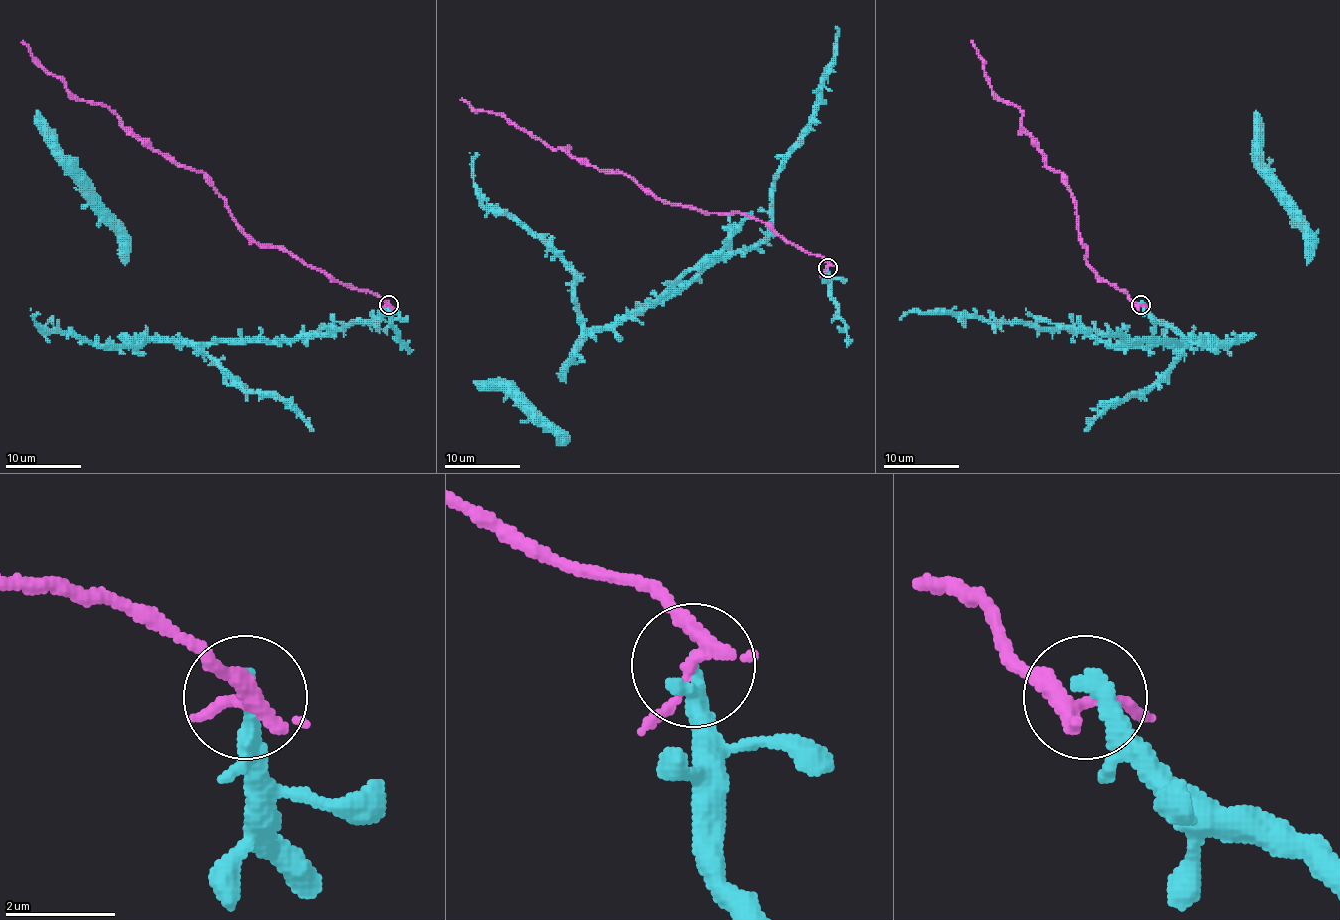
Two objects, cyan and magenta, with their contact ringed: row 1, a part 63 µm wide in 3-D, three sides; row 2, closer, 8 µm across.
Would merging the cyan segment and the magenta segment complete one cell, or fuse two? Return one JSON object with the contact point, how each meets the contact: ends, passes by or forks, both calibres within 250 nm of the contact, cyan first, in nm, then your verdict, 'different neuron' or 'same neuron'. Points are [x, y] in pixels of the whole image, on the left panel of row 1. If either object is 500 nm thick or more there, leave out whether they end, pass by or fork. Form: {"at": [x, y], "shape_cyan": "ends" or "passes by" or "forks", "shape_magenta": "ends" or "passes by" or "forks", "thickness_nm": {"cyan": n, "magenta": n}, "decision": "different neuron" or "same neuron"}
{"at": [388, 305], "shape_cyan": "ends", "shape_magenta": "forks", "thickness_nm": {"cyan": 340, "magenta": 220}, "decision": "different neuron"}

